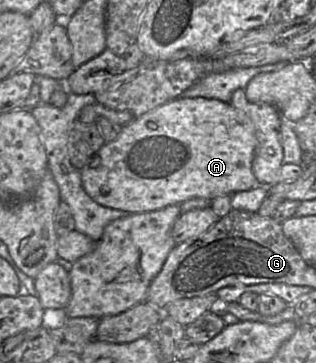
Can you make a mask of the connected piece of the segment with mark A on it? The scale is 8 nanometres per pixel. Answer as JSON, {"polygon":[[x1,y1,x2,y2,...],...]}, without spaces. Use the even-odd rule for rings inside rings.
{"polygon":[[179,97,146,112,140,117,134,118,128,124,122,126,117,138,111,142,105,142,104,145,87,161,85,166,80,169,82,186,88,196,96,203,112,209,126,211,128,213,157,211,170,205,181,204,192,198,206,198,213,200,219,196,232,195,240,191,248,191,261,185,252,171,255,146,256,136,254,125,241,110,238,110,229,103,218,99],[148,122,155,123,156,129,148,128]]}

